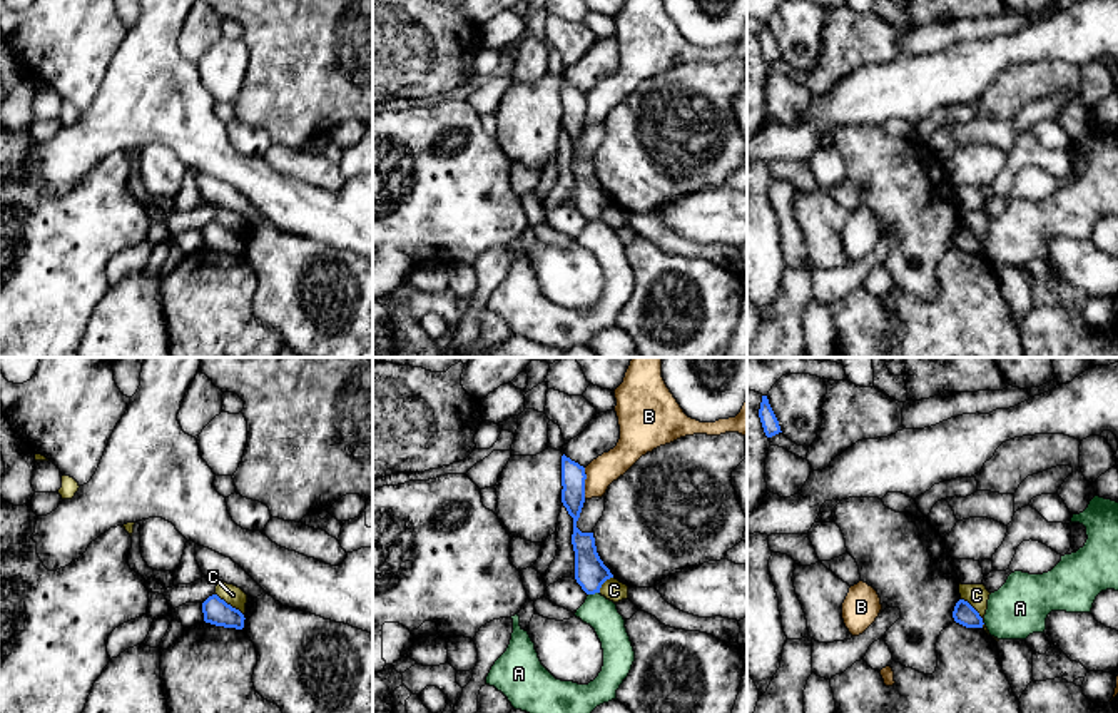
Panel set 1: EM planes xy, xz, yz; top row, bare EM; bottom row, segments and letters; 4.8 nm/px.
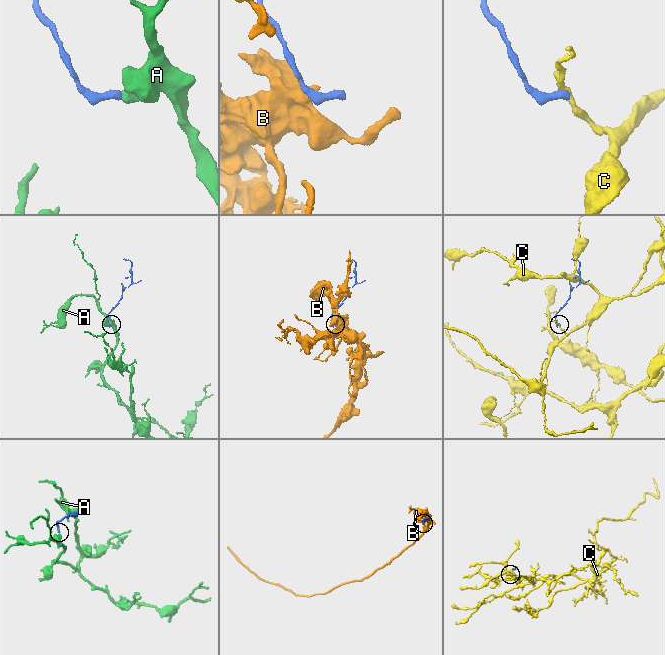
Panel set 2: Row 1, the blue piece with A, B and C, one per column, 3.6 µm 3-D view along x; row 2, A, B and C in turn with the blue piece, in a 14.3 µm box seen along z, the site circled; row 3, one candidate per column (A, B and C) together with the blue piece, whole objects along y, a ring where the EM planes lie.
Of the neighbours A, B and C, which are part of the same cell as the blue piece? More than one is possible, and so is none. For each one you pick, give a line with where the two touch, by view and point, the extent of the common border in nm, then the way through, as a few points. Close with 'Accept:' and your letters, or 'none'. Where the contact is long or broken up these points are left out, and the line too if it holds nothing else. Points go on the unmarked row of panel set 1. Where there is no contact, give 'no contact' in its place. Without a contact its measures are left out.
Accept: none

